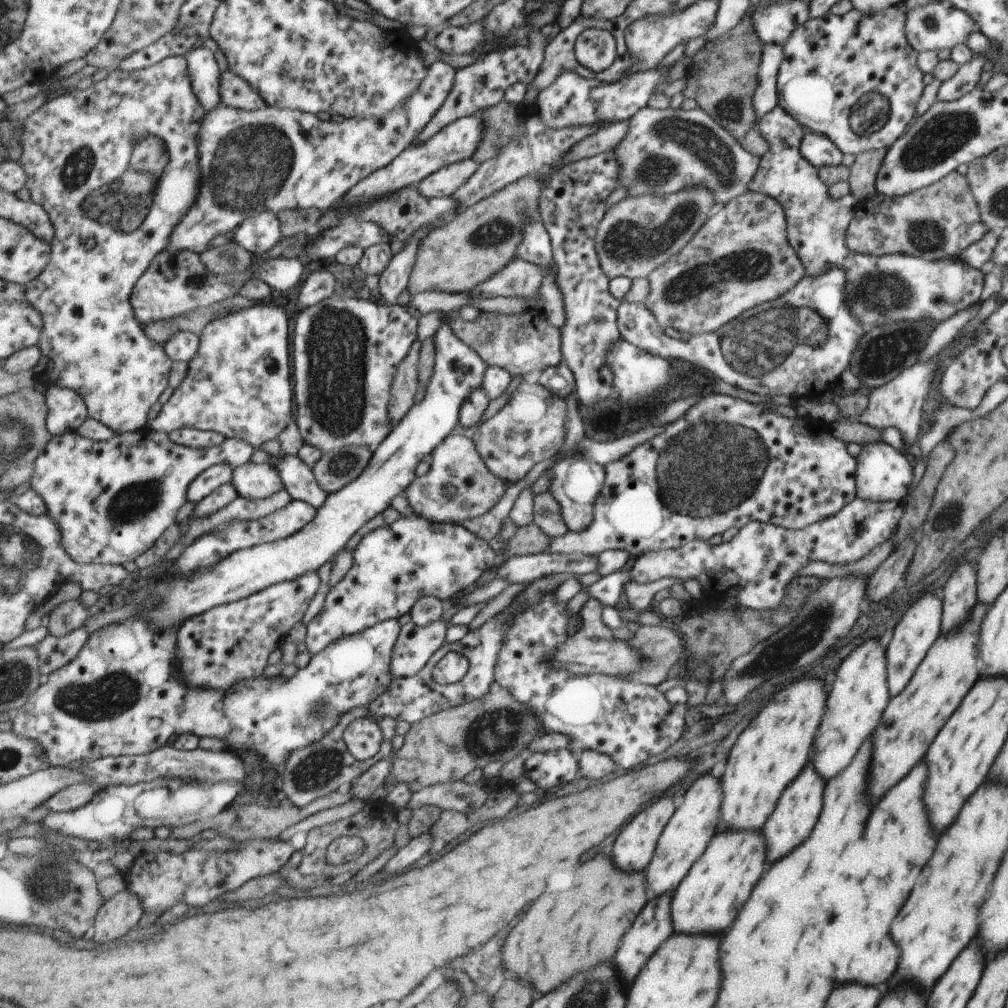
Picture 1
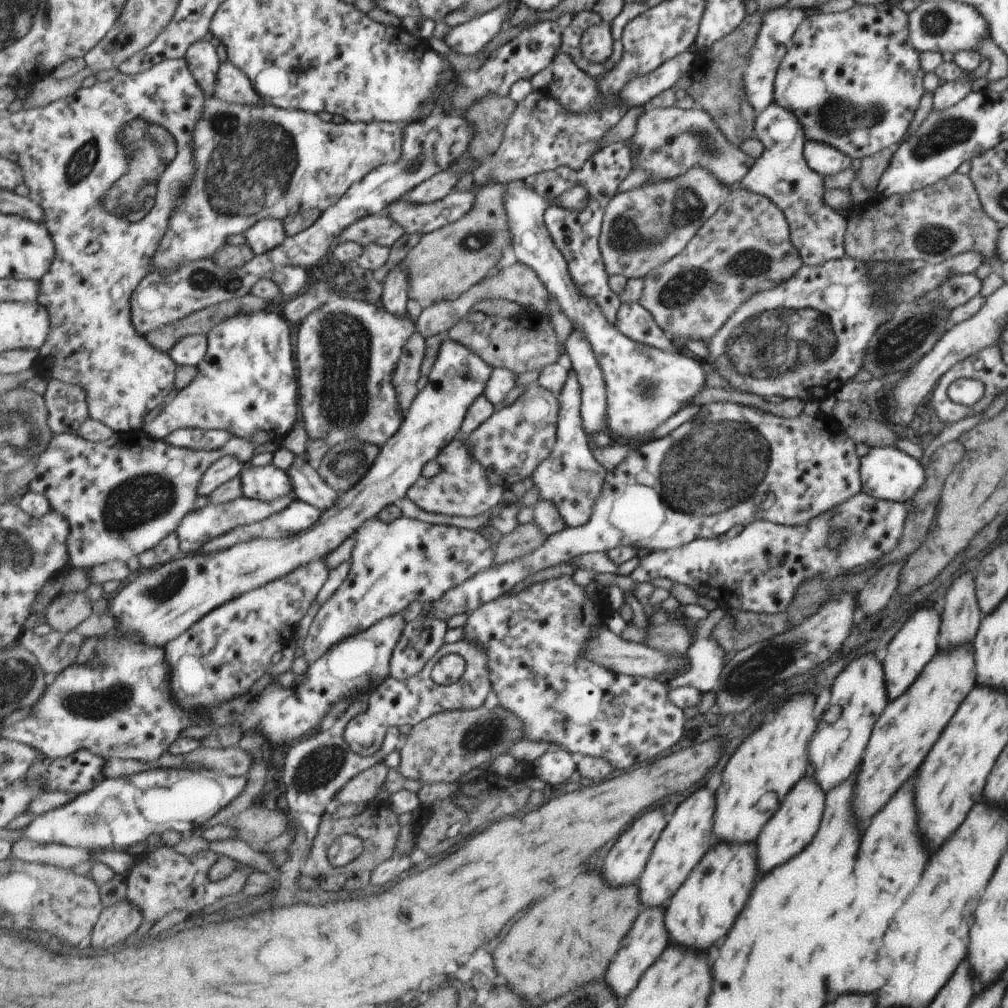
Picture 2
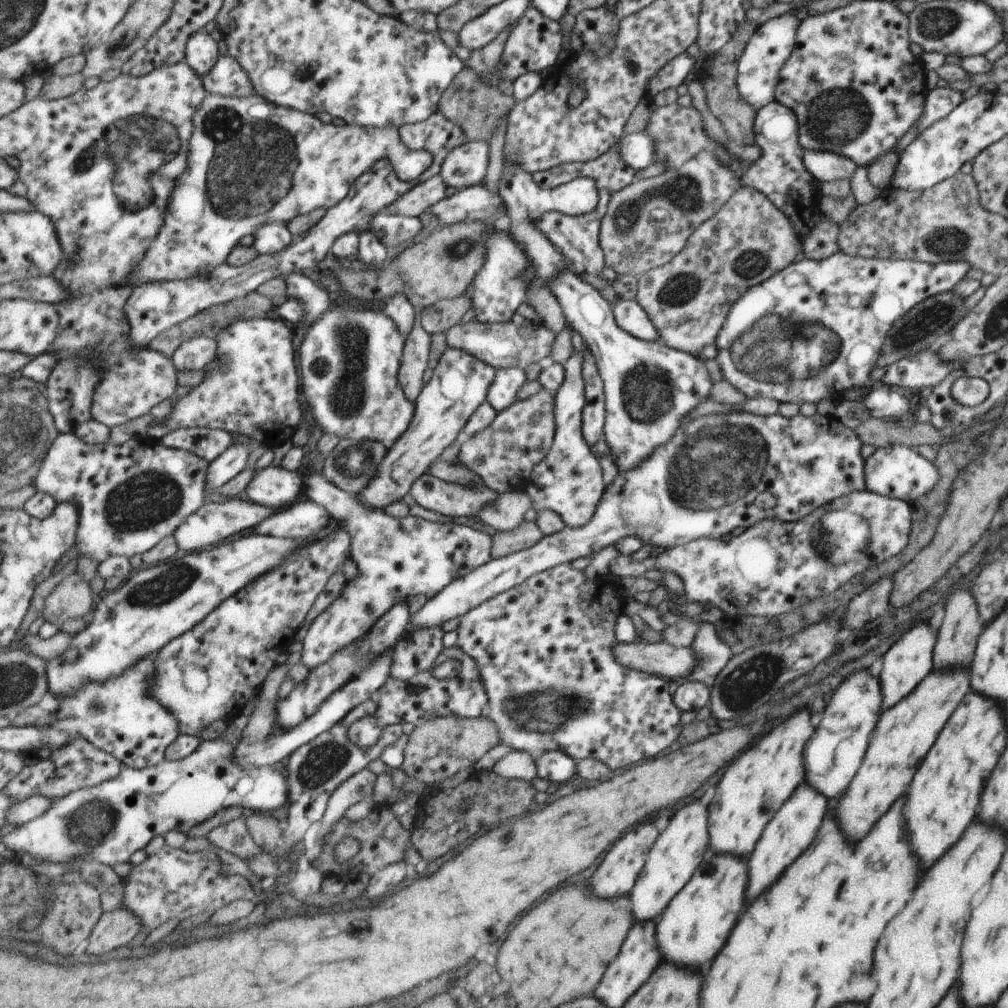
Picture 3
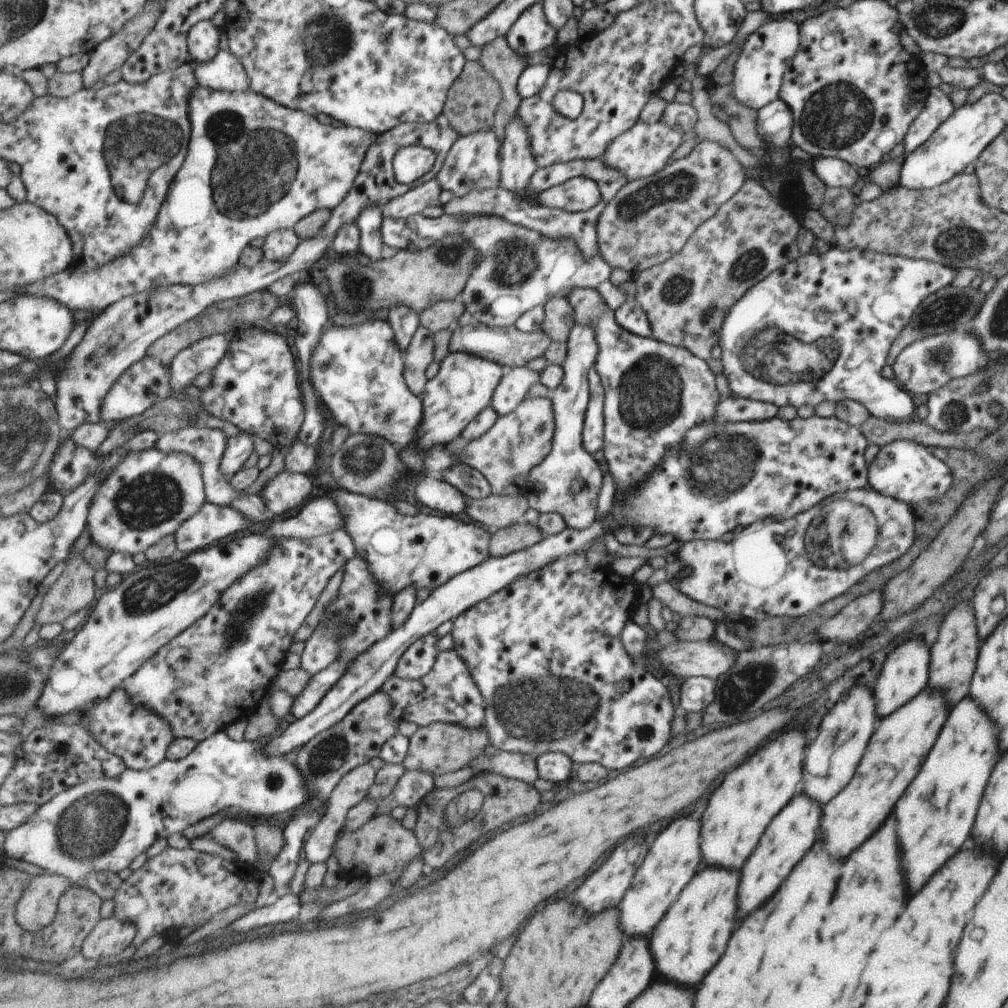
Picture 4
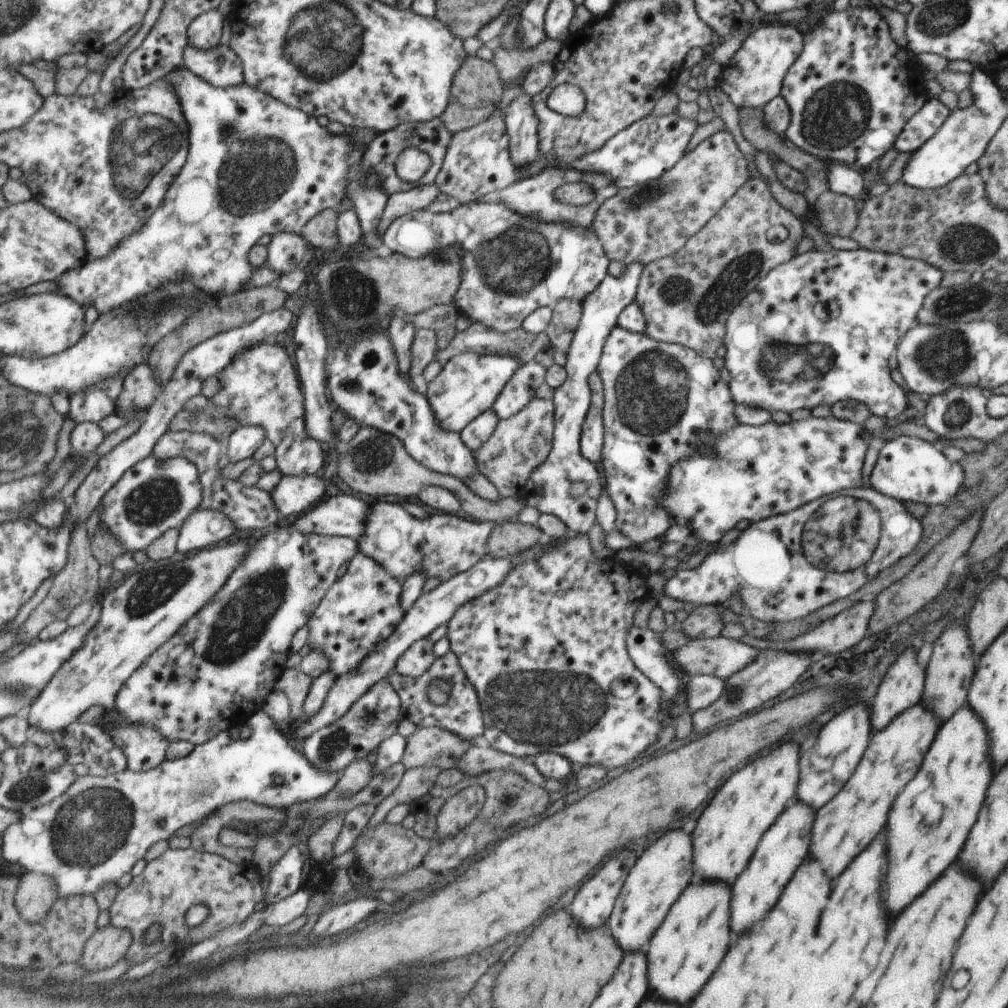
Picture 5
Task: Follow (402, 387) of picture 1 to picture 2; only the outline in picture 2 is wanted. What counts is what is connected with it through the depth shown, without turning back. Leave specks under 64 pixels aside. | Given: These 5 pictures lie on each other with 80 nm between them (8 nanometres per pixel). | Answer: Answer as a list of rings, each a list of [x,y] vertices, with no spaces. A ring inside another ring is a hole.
[[[417,329],[403,348],[403,354],[397,362],[393,375],[393,388],[397,404],[403,413],[407,413],[419,395],[419,386],[415,386],[422,376],[423,362],[427,354],[427,338]]]

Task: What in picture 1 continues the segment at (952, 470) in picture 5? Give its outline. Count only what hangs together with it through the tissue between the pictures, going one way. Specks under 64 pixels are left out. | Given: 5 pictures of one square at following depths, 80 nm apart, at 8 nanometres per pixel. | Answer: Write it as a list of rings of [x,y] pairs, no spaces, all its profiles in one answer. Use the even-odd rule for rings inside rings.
[[[882,441],[862,445],[856,456],[855,484],[857,498],[869,502],[899,502],[899,498],[905,496],[909,482],[911,482],[911,466],[907,464],[907,460],[903,458],[901,452]]]

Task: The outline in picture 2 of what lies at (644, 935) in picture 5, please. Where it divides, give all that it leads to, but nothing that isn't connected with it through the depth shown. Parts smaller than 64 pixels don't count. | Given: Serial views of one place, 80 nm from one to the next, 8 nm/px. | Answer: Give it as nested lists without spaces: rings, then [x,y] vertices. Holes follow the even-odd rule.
[[[699,788],[675,808],[669,818],[669,828],[665,828],[665,836],[657,840],[657,848],[653,848],[653,860],[649,860],[649,868],[645,868],[645,876],[641,876],[639,880],[641,904],[647,904],[647,908],[664,908],[669,898],[689,876],[691,868],[699,862],[707,848],[715,844],[715,836],[711,832],[713,808],[715,798],[707,788]]]

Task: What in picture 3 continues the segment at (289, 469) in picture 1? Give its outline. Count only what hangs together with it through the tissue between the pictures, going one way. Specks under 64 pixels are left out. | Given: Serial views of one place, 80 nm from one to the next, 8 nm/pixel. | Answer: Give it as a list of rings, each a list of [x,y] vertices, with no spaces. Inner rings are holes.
[[[304,473],[304,498],[313,500],[327,508],[332,516],[341,522],[342,528],[348,532],[353,540],[353,552],[351,559],[355,560],[361,568],[361,574],[352,583],[348,583],[341,598],[333,604],[331,608],[323,612],[310,626],[306,637],[303,640],[301,661],[310,670],[327,664],[329,660],[341,651],[341,648],[349,647],[357,640],[364,638],[376,623],[385,615],[395,604],[424,594],[428,599],[435,598],[441,590],[449,587],[455,580],[470,574],[475,568],[480,568],[491,562],[491,546],[493,538],[481,530],[475,530],[471,526],[455,524],[454,522],[431,522],[419,516],[408,515],[405,518],[397,518],[386,514],[384,508],[369,508],[363,498],[358,495],[349,494],[341,490],[322,474]]]

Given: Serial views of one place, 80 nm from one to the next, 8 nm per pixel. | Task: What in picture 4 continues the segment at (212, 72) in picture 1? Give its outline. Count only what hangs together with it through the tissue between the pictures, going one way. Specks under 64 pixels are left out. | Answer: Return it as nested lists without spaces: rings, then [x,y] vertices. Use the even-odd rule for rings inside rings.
[[[210,21],[196,24],[188,34],[191,63],[205,64],[219,54],[219,30]]]

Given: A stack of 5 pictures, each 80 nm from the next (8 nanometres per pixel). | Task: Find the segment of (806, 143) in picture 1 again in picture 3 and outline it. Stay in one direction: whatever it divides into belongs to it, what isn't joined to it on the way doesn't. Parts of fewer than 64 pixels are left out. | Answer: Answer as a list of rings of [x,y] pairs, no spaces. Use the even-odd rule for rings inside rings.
[[[805,150],[804,167],[822,184],[835,182],[835,180],[850,180],[856,165],[833,152],[817,152],[817,150]]]

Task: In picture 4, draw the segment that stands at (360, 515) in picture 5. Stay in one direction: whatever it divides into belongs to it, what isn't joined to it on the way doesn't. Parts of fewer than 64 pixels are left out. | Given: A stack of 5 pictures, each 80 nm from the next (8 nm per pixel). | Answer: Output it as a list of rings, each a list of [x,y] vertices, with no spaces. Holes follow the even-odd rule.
[[[318,494],[314,498],[311,498],[309,502],[305,503],[296,515],[275,520],[267,524],[265,529],[267,534],[276,539],[312,539],[319,535],[326,535],[327,533],[344,529],[344,513],[336,505],[336,501],[329,496]]]

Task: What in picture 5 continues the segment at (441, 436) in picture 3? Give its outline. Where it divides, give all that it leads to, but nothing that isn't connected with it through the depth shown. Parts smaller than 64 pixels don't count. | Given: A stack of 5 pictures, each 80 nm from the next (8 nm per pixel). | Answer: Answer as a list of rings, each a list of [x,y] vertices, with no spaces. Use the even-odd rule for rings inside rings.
[[[467,351],[448,360],[441,372],[428,383],[426,394],[441,428],[461,434],[478,416],[493,409],[504,384],[520,366],[512,355],[479,354],[475,351]]]

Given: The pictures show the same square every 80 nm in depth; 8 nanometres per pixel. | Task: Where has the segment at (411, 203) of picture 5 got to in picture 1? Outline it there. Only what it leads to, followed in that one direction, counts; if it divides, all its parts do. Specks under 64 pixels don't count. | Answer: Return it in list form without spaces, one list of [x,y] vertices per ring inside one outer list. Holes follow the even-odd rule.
[[[474,158],[451,164],[441,171],[429,176],[418,188],[425,198],[453,197],[457,190],[471,179],[479,170],[479,164]]]

